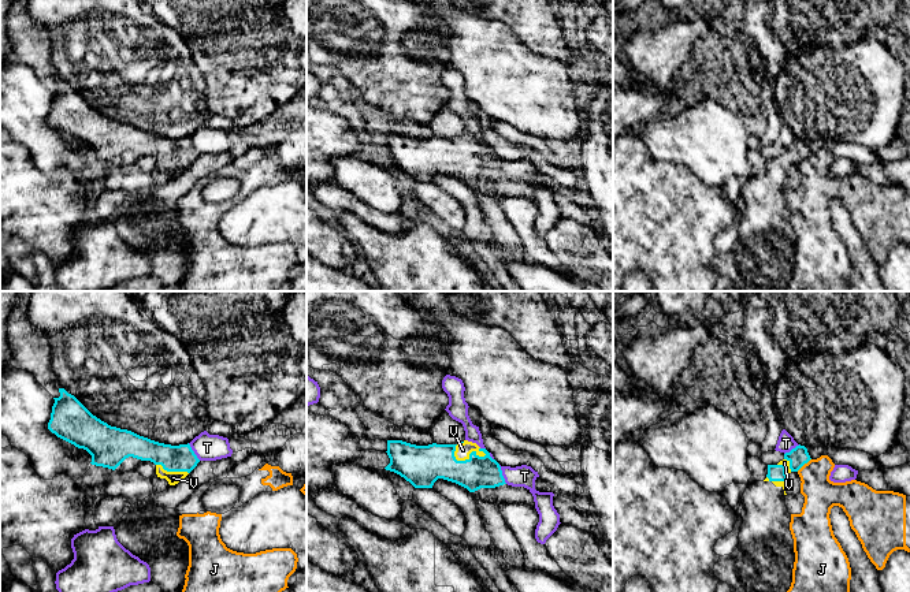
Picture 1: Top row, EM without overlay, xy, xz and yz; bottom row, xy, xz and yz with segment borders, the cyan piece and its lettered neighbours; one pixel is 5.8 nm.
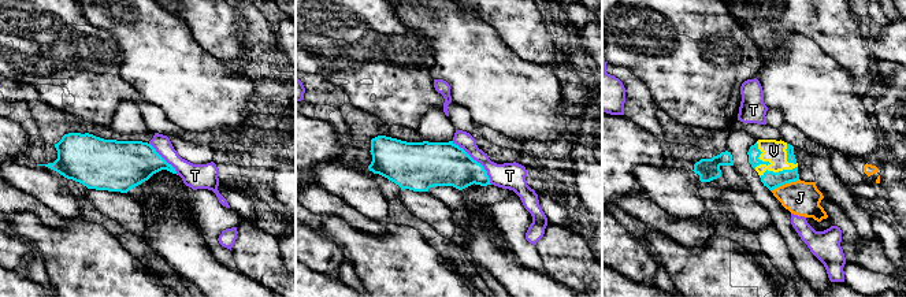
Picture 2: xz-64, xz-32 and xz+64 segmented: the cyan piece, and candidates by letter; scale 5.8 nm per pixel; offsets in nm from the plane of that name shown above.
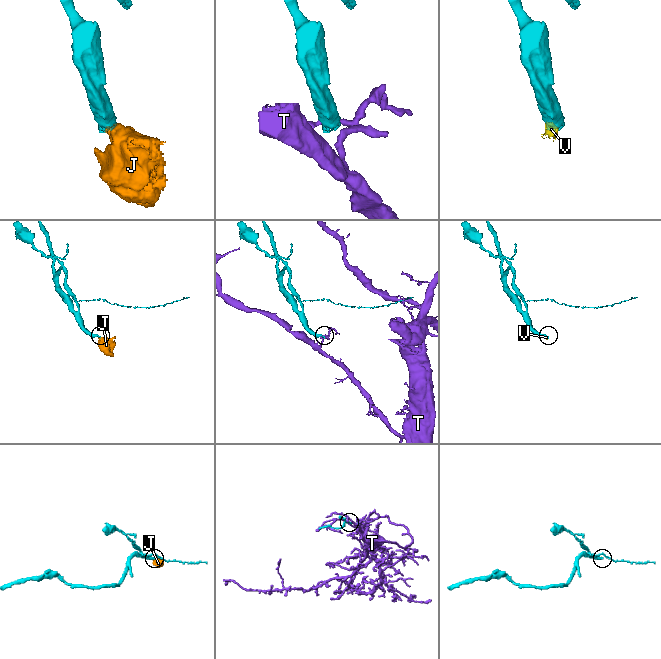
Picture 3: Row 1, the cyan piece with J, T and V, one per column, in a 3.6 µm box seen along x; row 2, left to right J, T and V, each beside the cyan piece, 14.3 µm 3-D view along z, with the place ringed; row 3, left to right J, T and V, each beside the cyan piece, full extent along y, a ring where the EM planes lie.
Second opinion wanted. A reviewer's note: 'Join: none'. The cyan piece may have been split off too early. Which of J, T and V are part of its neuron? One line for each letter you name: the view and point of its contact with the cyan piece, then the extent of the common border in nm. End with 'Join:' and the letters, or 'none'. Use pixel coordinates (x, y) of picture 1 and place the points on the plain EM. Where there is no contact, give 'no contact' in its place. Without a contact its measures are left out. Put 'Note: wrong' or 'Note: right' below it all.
V: xz (470, 151) | 200 nm
Join: V
Note: wrong

